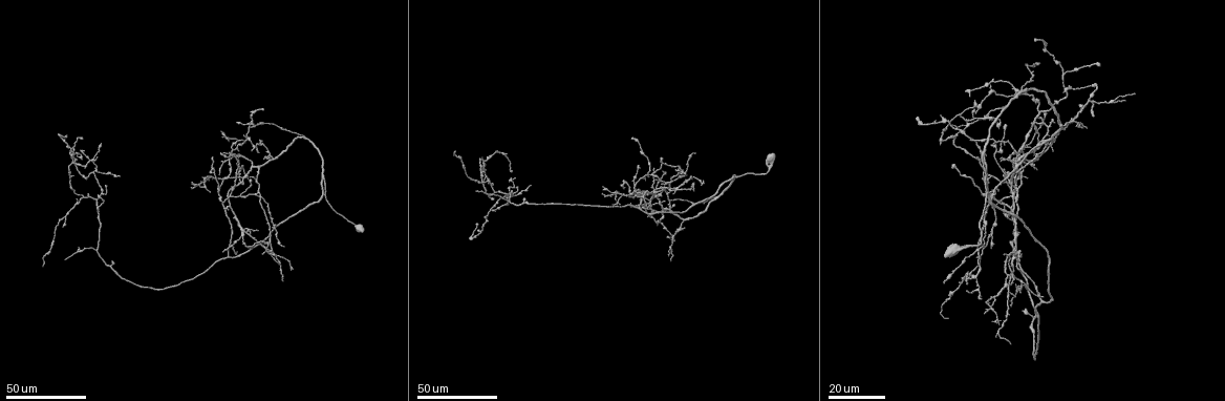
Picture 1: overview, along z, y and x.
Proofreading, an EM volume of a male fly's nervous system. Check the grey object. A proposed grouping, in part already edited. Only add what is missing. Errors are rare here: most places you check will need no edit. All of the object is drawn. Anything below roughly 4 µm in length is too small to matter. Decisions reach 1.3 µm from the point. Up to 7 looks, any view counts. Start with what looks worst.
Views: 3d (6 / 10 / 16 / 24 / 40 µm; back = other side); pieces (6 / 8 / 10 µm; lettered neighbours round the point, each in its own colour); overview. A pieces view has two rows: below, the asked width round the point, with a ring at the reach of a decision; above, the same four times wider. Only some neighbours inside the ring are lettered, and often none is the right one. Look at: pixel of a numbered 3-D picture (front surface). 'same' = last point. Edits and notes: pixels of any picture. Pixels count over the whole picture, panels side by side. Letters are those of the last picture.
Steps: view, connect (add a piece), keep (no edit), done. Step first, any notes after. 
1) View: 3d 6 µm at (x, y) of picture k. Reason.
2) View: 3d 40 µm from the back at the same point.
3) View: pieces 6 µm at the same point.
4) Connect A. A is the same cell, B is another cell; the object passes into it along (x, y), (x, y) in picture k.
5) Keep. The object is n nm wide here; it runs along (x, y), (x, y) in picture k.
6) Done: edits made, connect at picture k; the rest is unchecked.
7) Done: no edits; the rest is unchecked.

View: 3d 40 µm at (663, 190) of picture 1. Tapers out.

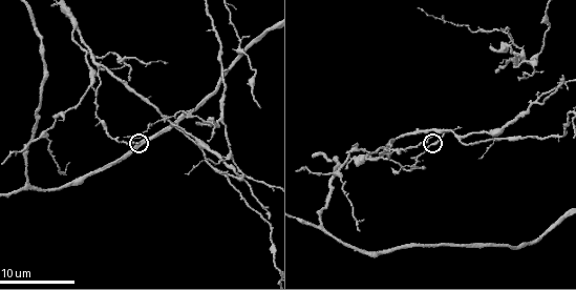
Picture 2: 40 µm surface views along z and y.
View: pieces 8 µm at (139, 141) of picture 2. What lies round it.

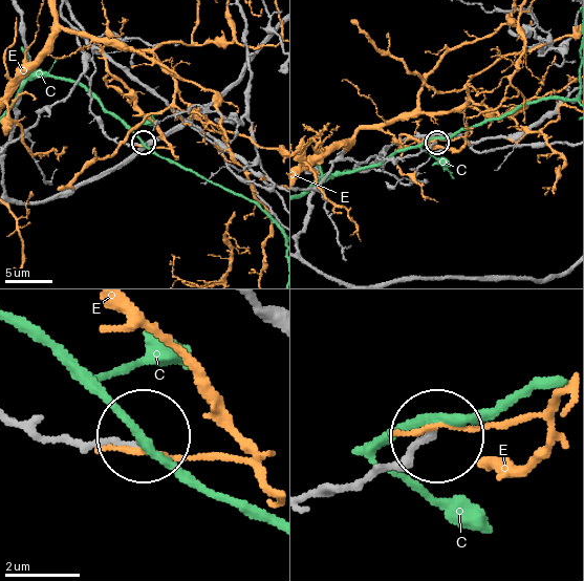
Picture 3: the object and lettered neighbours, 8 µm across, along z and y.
Keep. C and E are other cells; no lettered piece goes on from it.

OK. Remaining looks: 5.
View: 3d 40 µm at (662, 182) of picture 1. Free end.

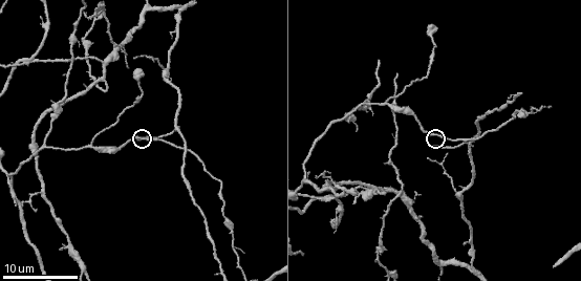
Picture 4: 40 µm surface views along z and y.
View: pieces 6 µm at (432, 145) of picture 4.

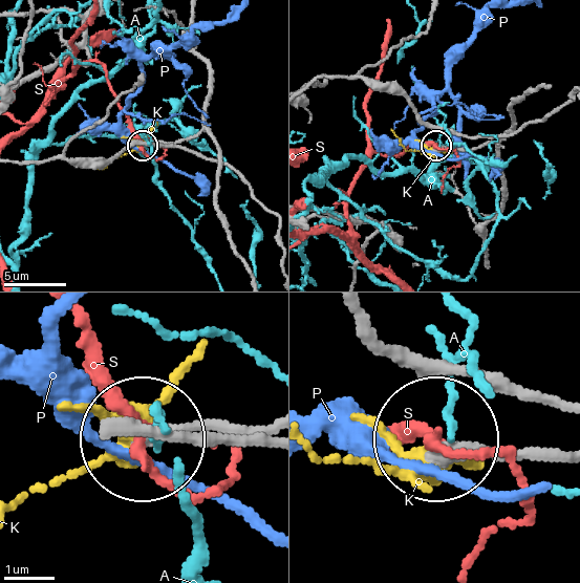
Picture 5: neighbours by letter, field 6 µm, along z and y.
Keep. A, K, P and S are other cells; no lettered piece goes on from it.

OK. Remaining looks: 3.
View: pieces 6 µm at (270, 219) of picture 2. Free end.

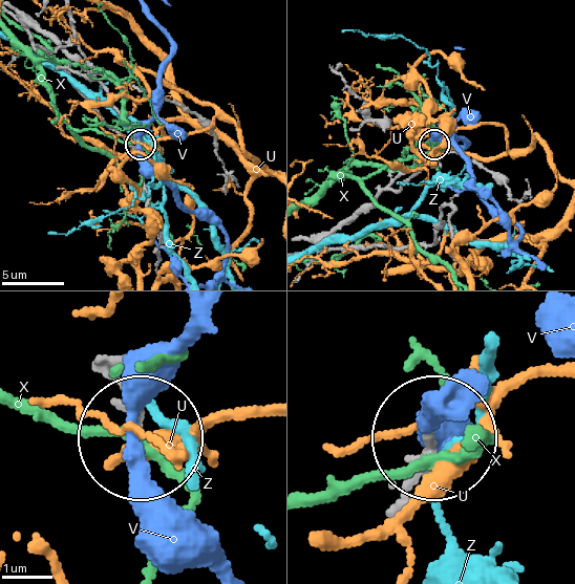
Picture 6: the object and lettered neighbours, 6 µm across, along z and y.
Keep. U, V, X and Z are other cells; none of them fits.

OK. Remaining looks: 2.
View: pieces 8 µm at (396, 73) of picture 4. Branch stops here.

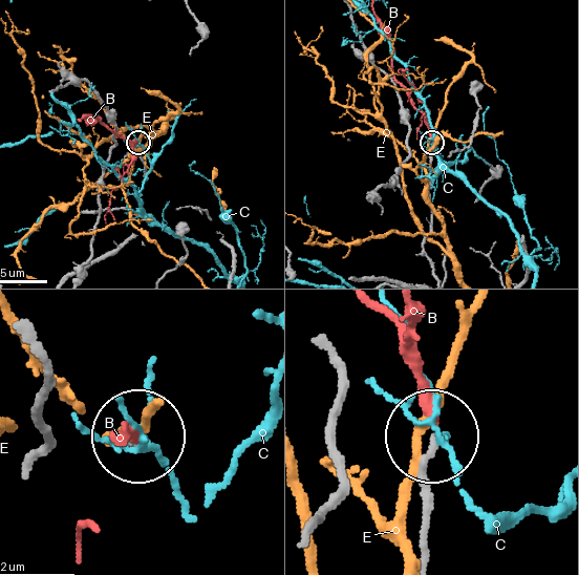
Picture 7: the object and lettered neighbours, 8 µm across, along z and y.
Connect B. B is the same cell, C and E are other cells; the object passes into it along (422, 535), (431, 398), (419, 350), (384, 313) in picture 7; it goes on there.

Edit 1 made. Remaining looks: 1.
Done: edits made, connect at picture 7; the rest is unchecked.

